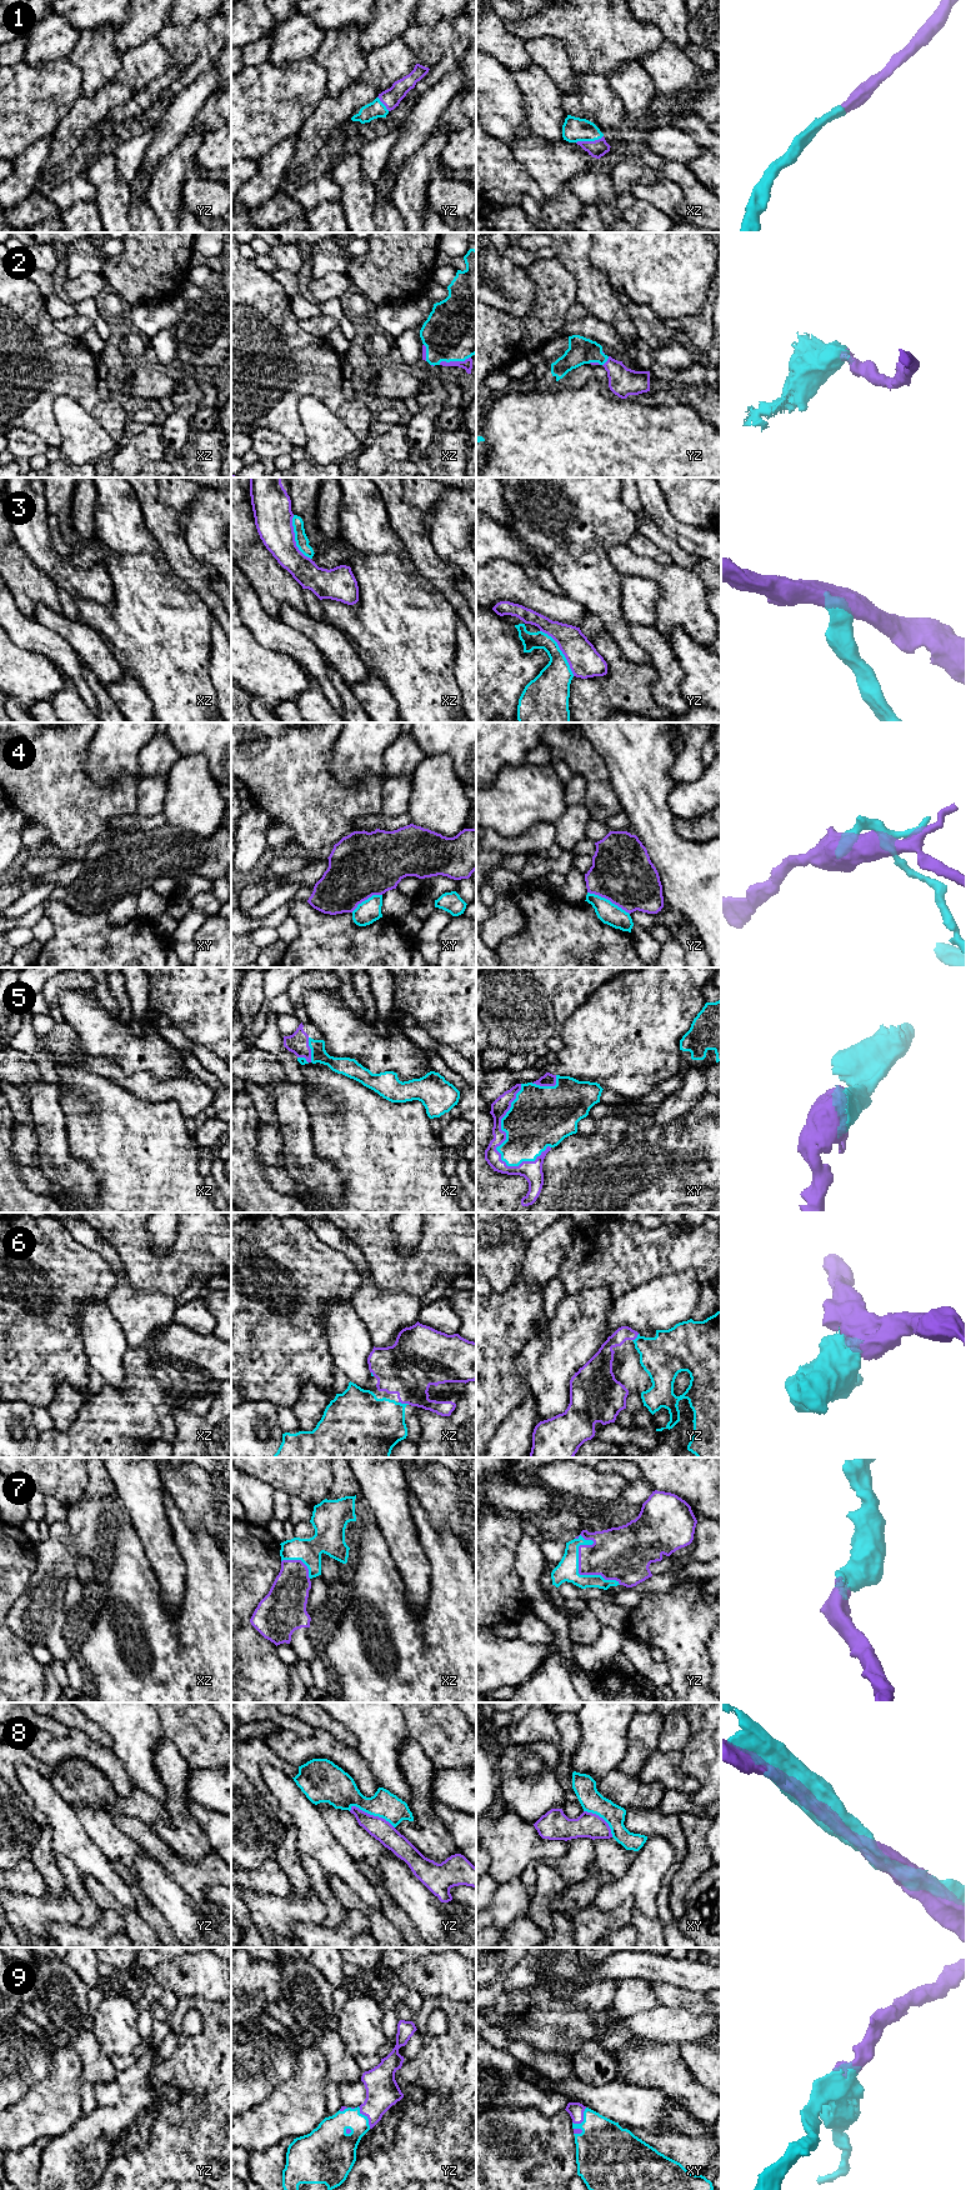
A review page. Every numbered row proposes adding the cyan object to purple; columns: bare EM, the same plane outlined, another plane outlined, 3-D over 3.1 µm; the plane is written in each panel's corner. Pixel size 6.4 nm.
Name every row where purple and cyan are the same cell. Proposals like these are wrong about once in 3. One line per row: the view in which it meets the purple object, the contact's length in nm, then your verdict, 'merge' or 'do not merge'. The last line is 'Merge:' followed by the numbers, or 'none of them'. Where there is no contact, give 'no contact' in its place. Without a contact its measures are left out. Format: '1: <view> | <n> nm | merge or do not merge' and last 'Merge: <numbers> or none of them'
1: xz | 180 nm | merge
2: xz | 220 nm | merge
3: yz | 360 nm | do not merge
4: yz | 300 nm | do not merge
5: xy | 550 nm | merge
6: xz | 70 nm | merge
7: yz | 420 nm | merge
8: yz | 320 nm | do not merge
9: yz | 170 nm | merge
Merge: 1, 2, 5, 6, 7, 9

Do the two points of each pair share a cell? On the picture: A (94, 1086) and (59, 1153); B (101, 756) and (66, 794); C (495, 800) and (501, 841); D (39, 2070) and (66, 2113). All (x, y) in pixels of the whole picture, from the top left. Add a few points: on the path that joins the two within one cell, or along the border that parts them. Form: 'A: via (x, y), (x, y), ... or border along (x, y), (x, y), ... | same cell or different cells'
A: border along (61, 1109), (65, 1116), (69, 1154), (73, 1158) | different cells
B: border along (89, 743), (84, 769), (99, 783), (111, 784) | different cells
C: border along (489, 826), (504, 836), (519, 836), (529, 830) | different cells
D: border along (41, 2049), (48, 2064), (48, 2075), (23, 2096) | different cells

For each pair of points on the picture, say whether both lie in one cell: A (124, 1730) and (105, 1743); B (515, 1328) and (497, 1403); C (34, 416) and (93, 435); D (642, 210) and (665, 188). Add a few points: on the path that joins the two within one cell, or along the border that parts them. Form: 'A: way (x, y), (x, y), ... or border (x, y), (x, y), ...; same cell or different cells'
A: border (89, 1719), (108, 1734), (113, 1741), (113, 1750); different cells
B: way (497, 1346), (497, 1384); same cell
C: border (65, 395), (53, 405), (59, 446); different cells
D: border (636, 199), (651, 203), (671, 219); different cells

